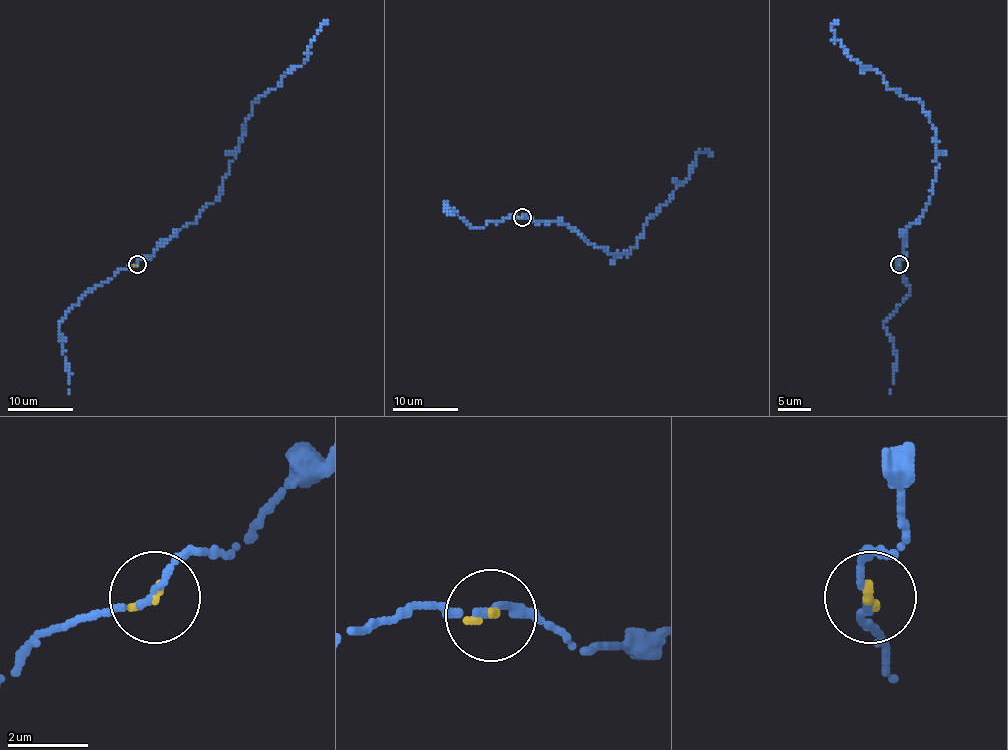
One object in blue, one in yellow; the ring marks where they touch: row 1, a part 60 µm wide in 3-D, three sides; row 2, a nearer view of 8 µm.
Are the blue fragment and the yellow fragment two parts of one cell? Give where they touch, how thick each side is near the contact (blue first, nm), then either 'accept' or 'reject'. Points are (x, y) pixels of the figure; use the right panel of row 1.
at (899, 264); 170 nm thick on the blue side, 200 nm on the other; accept

